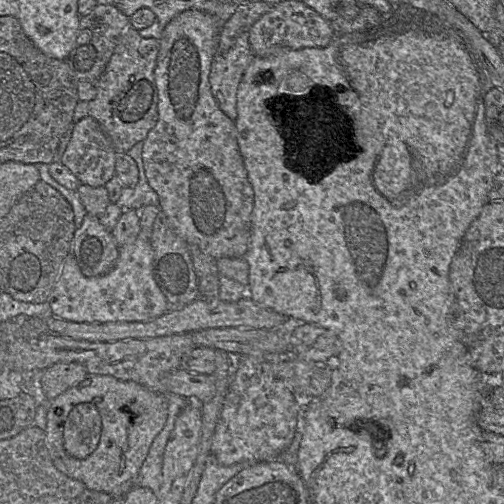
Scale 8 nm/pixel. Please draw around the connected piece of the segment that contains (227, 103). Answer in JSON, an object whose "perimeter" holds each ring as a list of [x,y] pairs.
{"perimeter":[[[243,32],[225,53],[214,56],[209,82],[220,110],[235,122],[237,89],[253,56],[249,32]]]}

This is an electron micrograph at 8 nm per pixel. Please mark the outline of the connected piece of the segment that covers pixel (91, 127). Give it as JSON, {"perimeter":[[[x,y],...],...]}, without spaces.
{"perimeter":[[[91,116],[78,121],[72,131],[72,137],[61,158],[61,164],[81,182],[91,187],[105,186],[115,175],[116,151],[99,123]]]}

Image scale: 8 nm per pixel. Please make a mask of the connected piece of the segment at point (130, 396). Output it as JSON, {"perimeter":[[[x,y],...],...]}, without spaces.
{"perimeter":[[[87,375],[79,385],[49,403],[44,430],[46,447],[54,466],[66,476],[84,483],[86,489],[122,496],[133,487],[153,440],[164,428],[167,415],[166,394],[108,375]]]}

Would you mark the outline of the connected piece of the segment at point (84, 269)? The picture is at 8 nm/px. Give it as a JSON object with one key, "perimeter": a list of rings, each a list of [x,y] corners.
{"perimeter":[[[87,213],[81,226],[75,230],[71,254],[84,276],[98,277],[114,268],[119,246],[112,233],[100,223],[99,217]]]}

